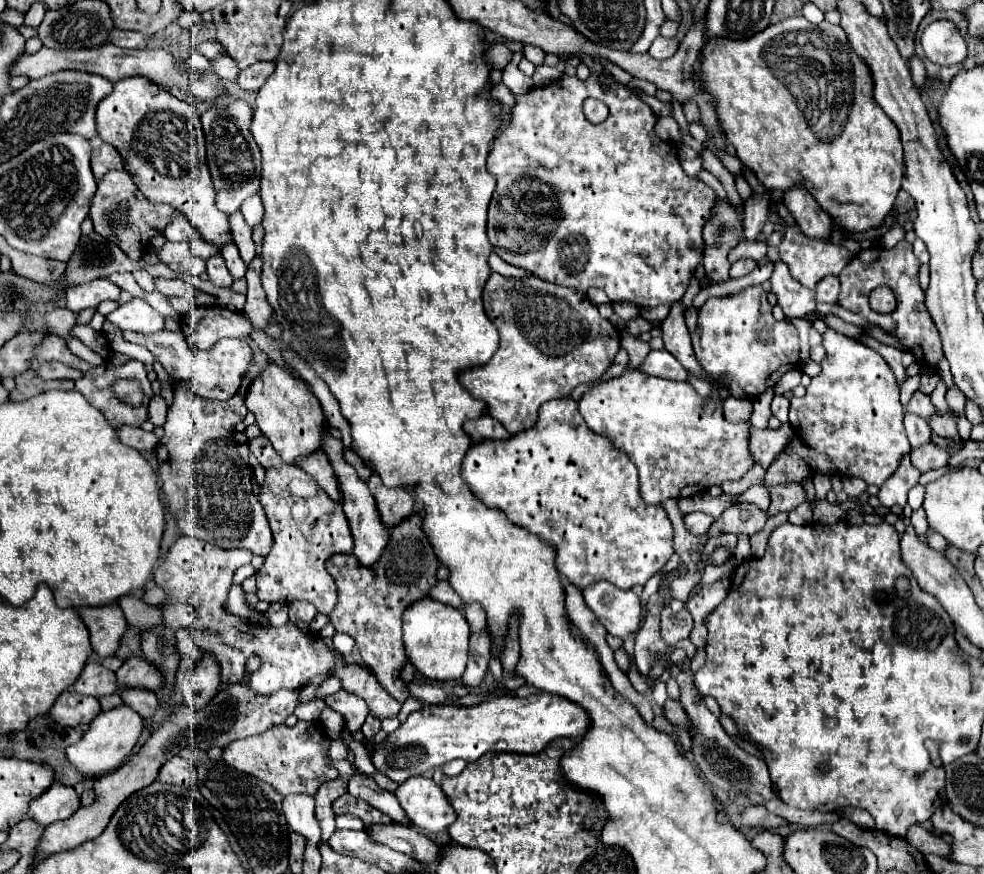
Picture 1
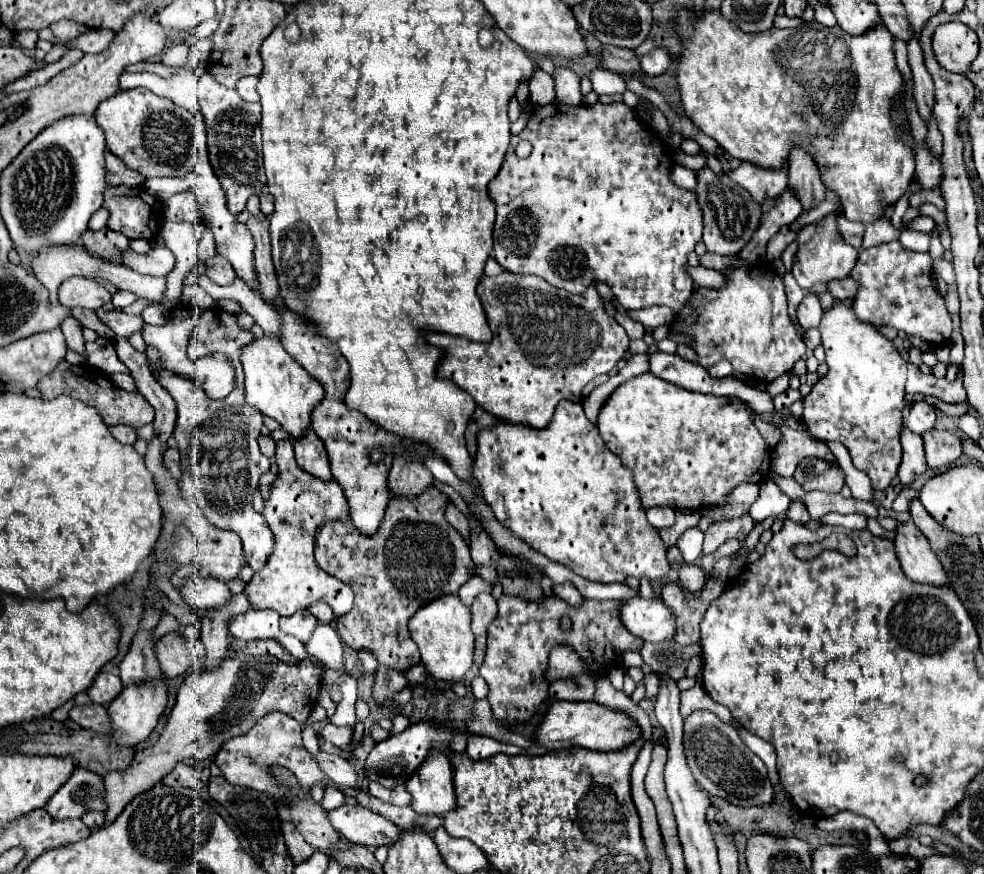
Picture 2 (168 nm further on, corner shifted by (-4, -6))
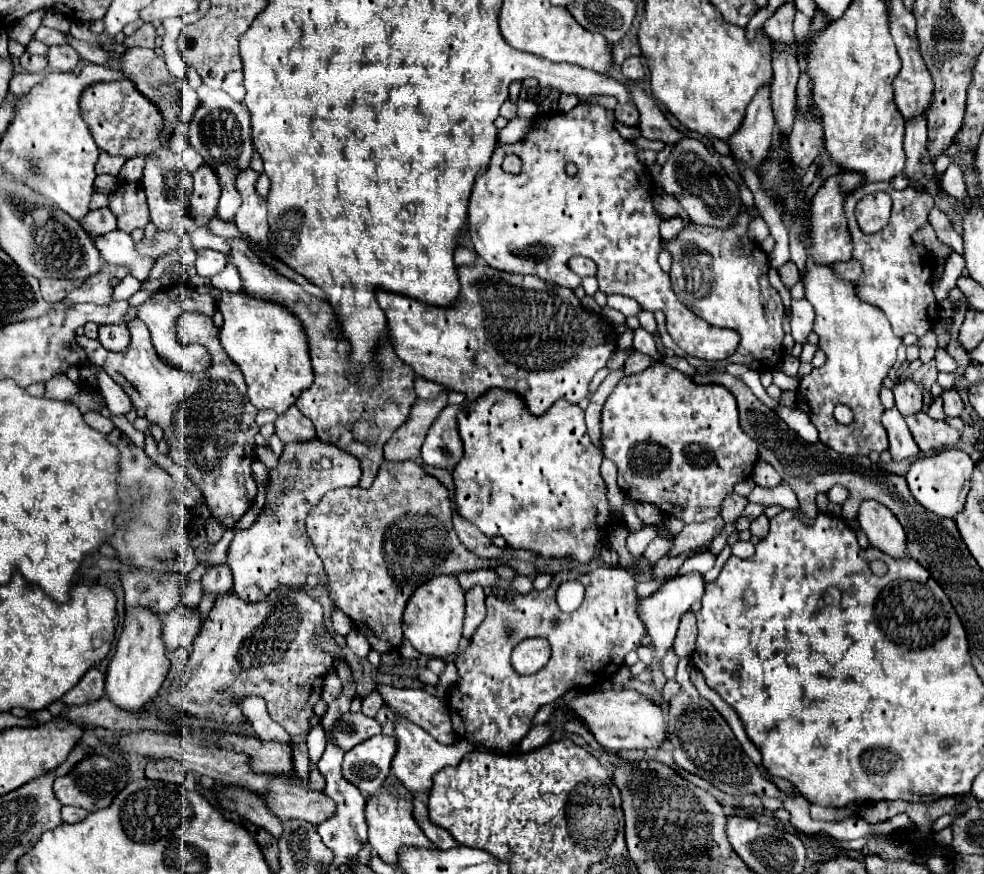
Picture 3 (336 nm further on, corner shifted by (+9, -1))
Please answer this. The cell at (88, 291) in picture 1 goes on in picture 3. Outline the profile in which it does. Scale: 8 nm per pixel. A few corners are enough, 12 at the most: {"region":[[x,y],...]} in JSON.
{"region":[[42,278],[44,300],[60,302],[70,290],[80,288],[84,280]]}

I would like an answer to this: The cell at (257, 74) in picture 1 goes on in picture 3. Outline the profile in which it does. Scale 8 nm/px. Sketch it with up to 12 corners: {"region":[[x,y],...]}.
{"region":[[228,72],[222,90],[234,100],[244,100],[244,76]]}

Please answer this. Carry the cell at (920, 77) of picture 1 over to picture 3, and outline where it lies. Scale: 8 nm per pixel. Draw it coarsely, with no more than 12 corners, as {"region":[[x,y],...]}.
{"region":[[936,206],[930,224],[940,242],[964,254],[962,236],[952,228],[948,216]]}

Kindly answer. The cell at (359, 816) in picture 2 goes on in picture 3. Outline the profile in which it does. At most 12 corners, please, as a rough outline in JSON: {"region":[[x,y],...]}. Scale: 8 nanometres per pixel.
{"region":[[272,780],[268,808],[314,826],[336,814],[324,792]]}

